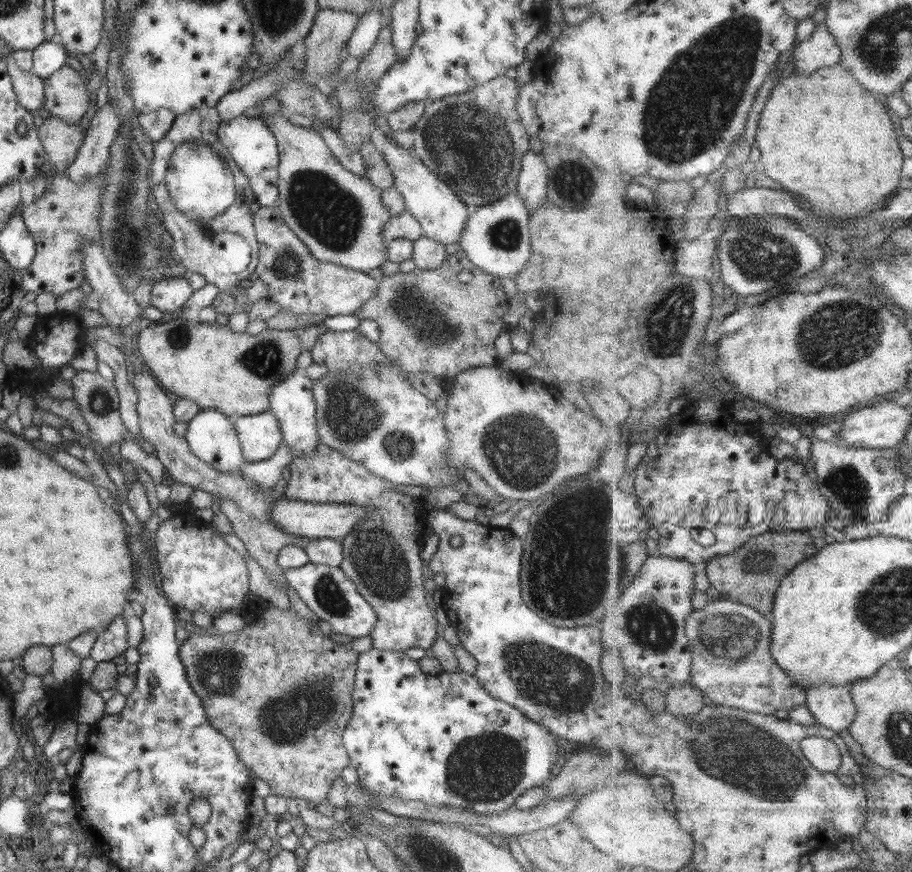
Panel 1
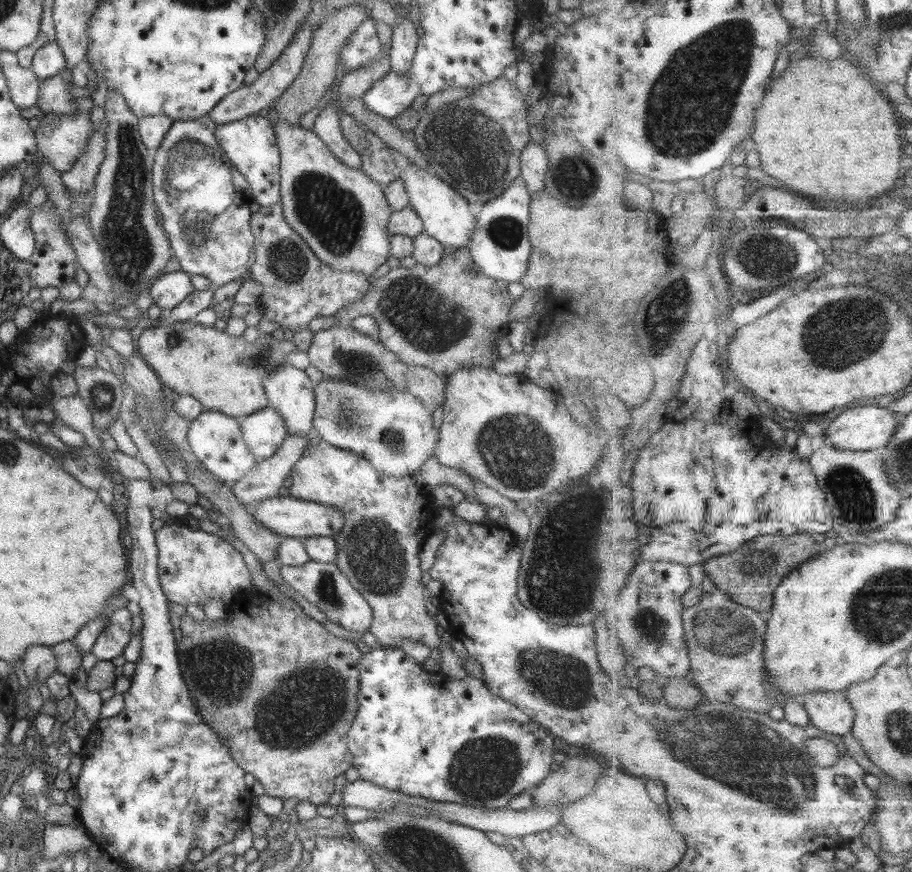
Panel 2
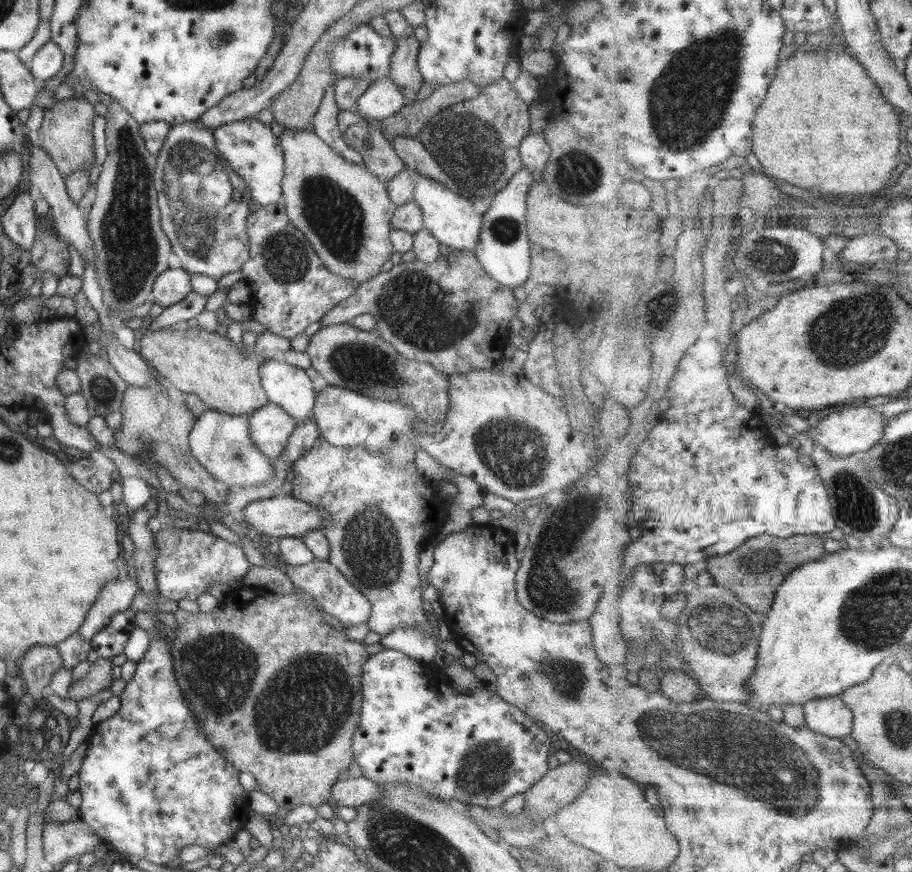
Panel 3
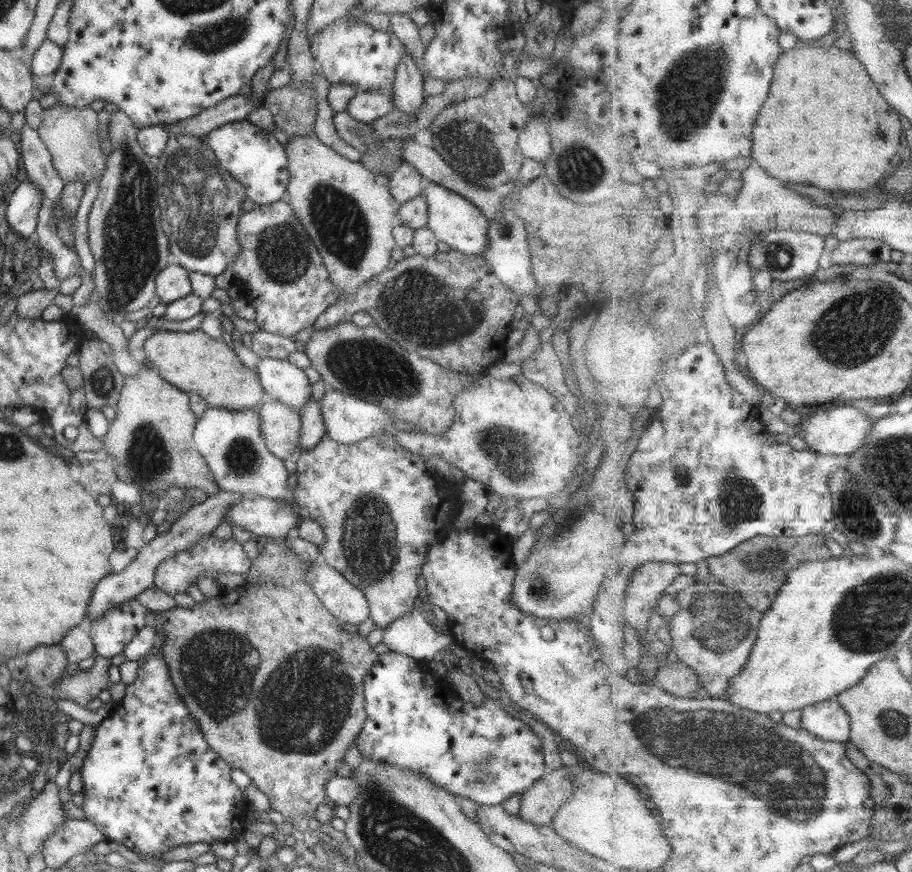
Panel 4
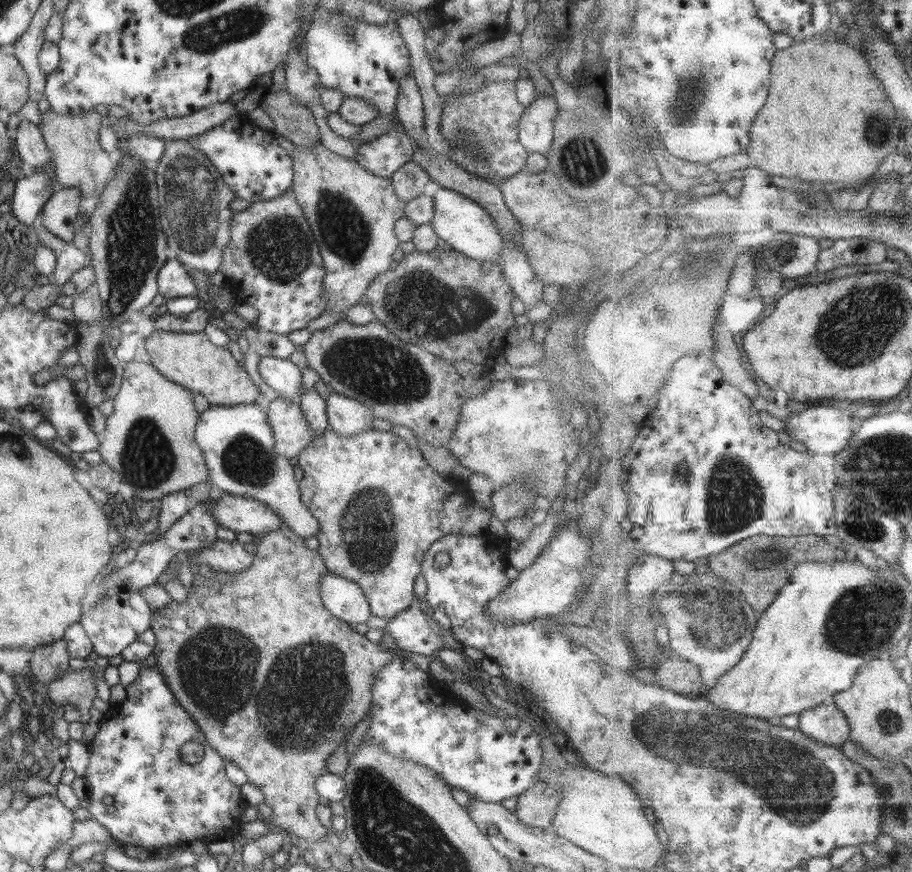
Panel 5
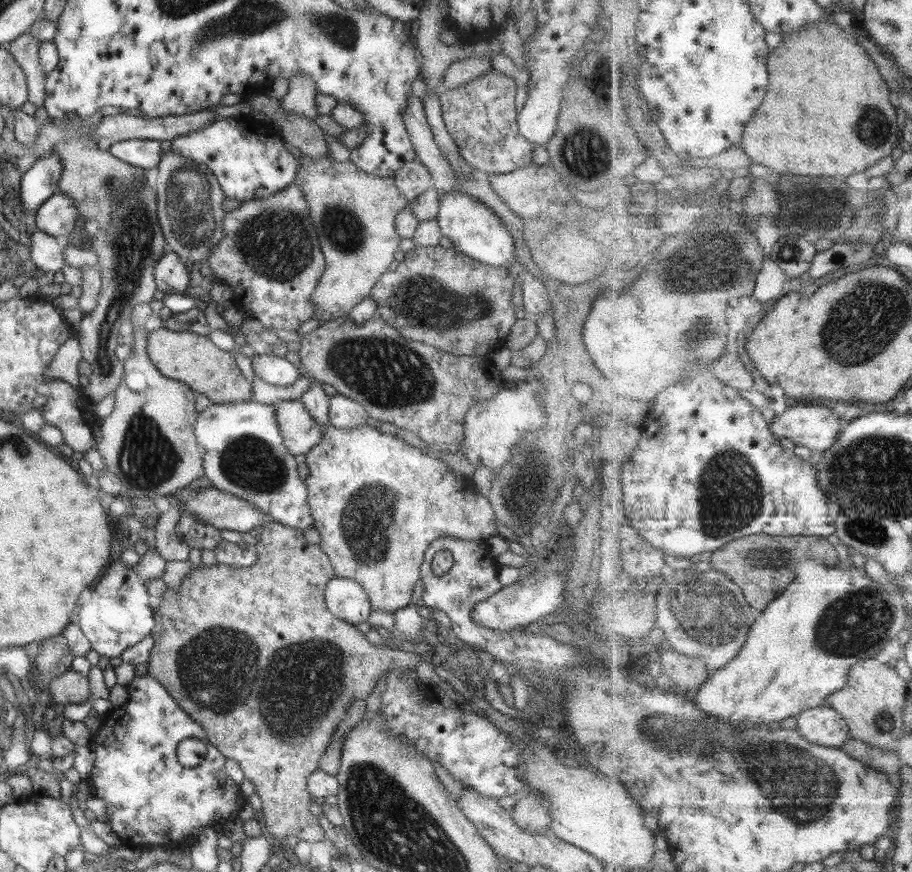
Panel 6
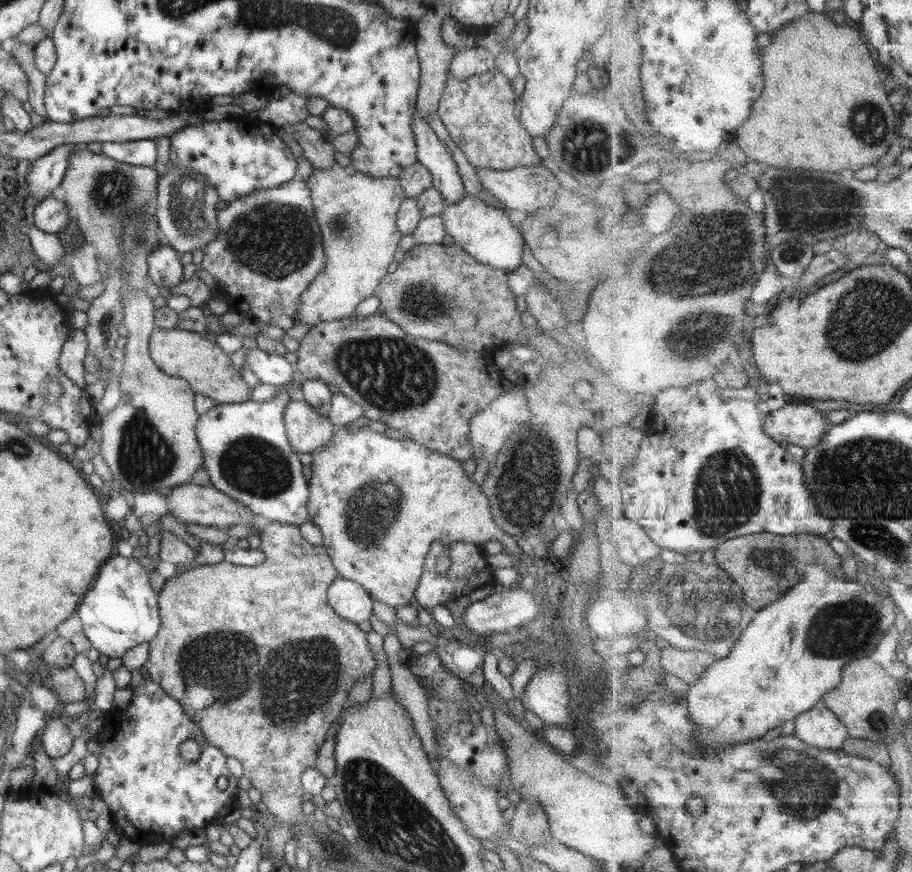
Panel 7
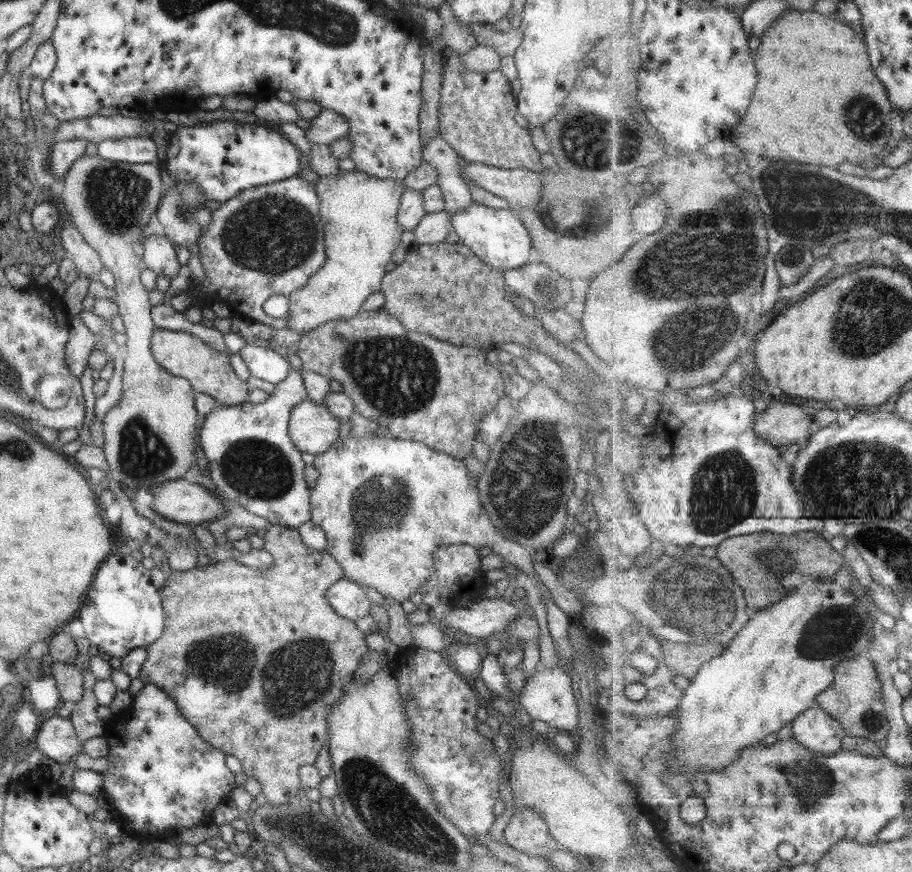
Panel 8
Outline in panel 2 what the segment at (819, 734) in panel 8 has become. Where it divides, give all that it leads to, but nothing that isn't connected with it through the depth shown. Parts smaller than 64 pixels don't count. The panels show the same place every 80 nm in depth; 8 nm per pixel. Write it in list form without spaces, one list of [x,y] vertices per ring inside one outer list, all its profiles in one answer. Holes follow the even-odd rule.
[[[816,691],[800,700],[809,712],[811,723],[832,736],[852,733],[856,711],[846,691]]]

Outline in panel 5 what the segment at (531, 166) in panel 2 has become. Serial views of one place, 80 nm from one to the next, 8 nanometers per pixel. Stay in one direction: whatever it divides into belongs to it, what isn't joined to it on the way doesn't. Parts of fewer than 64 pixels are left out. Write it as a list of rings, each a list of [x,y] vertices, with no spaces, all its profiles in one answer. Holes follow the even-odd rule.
[[[539,95],[524,108],[518,120],[518,141],[529,153],[545,156],[553,138],[554,118],[558,114],[555,99]]]

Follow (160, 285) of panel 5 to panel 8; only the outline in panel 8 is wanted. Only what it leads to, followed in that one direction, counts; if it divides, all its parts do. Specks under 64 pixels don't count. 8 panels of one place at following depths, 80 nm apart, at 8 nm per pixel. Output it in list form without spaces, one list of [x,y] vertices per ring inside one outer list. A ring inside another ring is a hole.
[[[155,229],[141,242],[144,268],[156,275],[167,276],[171,279],[180,268],[173,247],[174,244],[164,238],[158,229]]]

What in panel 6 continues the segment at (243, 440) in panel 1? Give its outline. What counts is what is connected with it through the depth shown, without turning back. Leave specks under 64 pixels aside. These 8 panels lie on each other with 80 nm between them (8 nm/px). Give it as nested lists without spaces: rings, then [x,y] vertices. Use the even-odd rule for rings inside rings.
[[[301,400],[281,401],[274,407],[287,452],[292,457],[307,454],[321,440],[323,427],[310,417]]]

